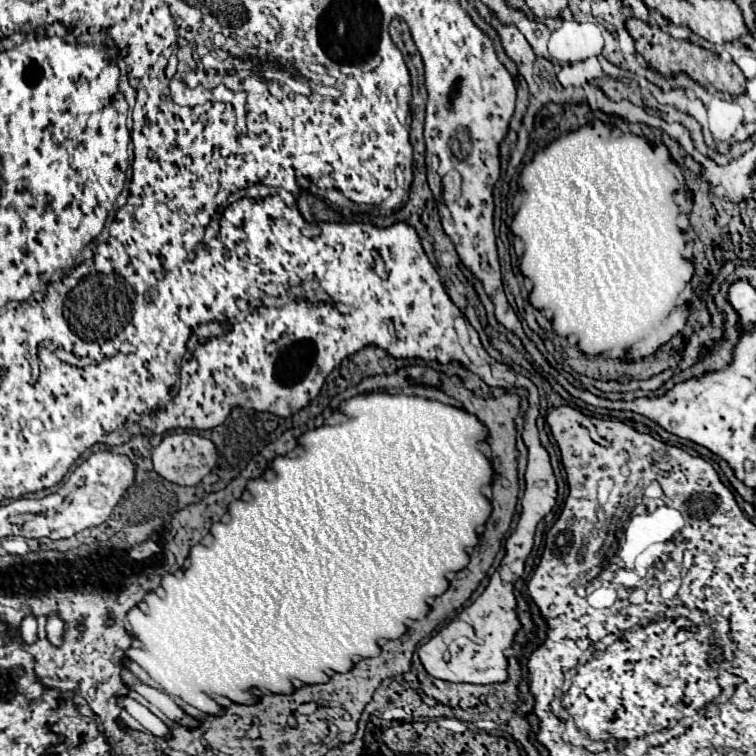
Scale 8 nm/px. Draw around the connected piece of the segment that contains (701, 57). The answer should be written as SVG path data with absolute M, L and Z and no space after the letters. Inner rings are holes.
M629 18L627 20L627 32L633 36L637 52L649 62L649 66L655 68L655 72L663 74L663 76L677 76L681 72L685 72L687 76L691 76L697 84L705 86L705 88L715 88L721 92L727 92L731 96L739 96L745 92L745 78L741 74L741 70L735 64L723 62L719 56L707 52L701 46L691 44L689 40L675 40L669 34L665 34L659 28L653 28L637 18Z

